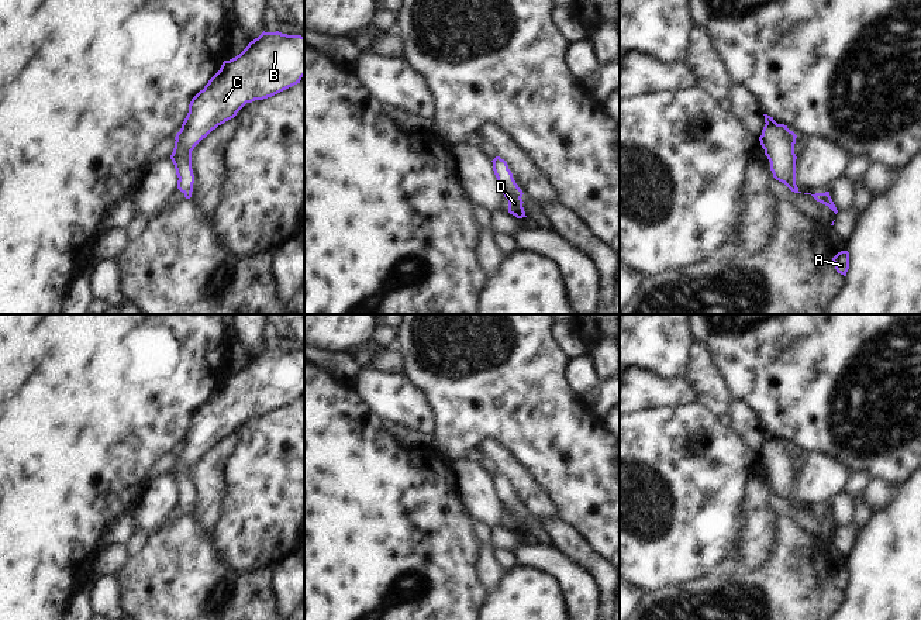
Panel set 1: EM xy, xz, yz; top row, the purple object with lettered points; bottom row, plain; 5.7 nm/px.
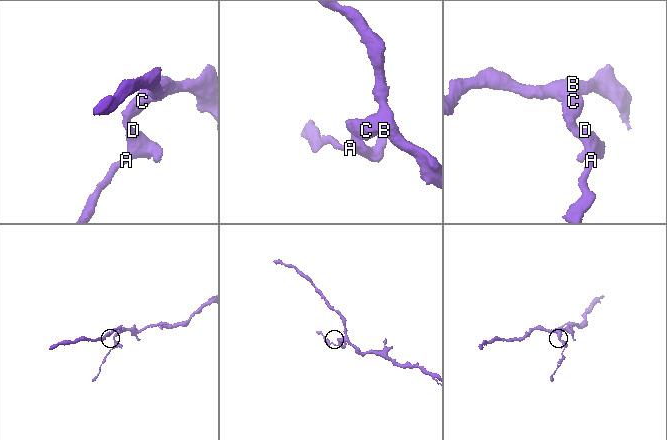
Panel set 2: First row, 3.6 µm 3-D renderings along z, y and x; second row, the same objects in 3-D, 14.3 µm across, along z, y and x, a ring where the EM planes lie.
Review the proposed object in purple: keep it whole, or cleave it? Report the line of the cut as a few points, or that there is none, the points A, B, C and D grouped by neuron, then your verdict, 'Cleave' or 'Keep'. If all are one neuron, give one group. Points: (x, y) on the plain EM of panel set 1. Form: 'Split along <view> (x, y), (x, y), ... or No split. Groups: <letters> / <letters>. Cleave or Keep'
No split. Groups: A B C D. Keep.

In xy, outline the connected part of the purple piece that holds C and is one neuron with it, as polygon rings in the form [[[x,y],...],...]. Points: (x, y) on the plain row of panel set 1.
[[[279,347],[262,348],[235,373],[224,376],[220,386],[208,396],[189,420],[189,428],[175,452],[170,475],[175,480],[177,504],[186,514],[192,513],[194,490],[192,485],[192,466],[213,445],[234,434],[237,428],[255,416],[272,413],[297,399],[304,392],[304,352],[287,351]]]

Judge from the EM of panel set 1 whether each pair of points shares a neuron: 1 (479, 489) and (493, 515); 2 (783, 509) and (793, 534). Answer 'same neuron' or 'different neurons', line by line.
1: same neuron
2: different neurons

